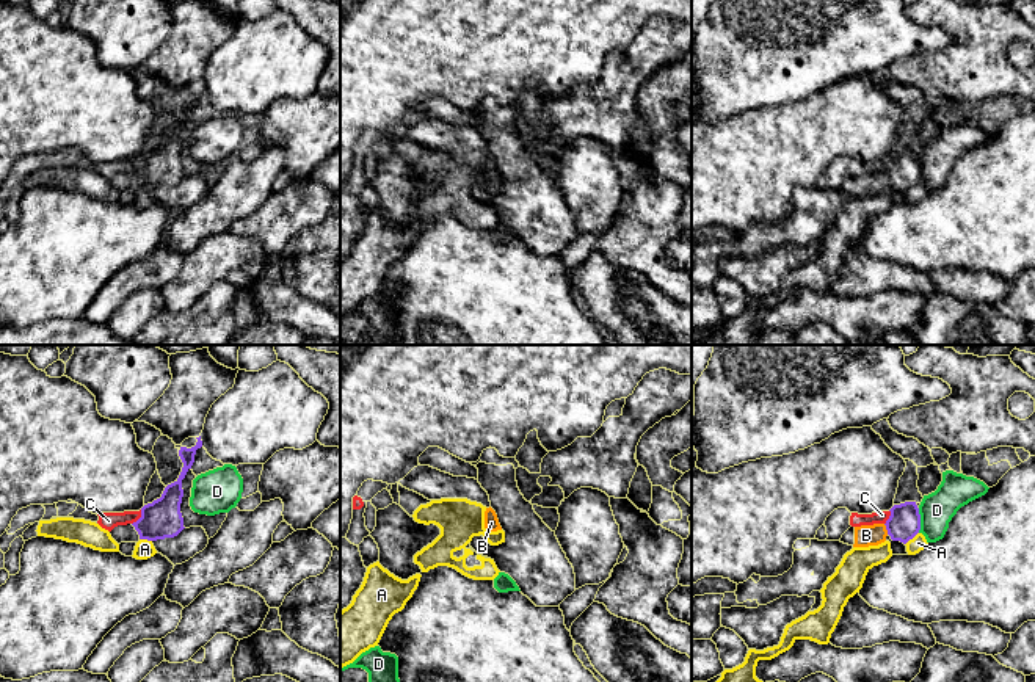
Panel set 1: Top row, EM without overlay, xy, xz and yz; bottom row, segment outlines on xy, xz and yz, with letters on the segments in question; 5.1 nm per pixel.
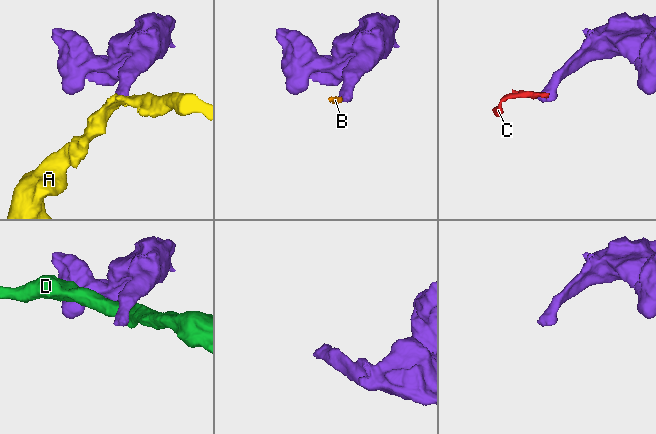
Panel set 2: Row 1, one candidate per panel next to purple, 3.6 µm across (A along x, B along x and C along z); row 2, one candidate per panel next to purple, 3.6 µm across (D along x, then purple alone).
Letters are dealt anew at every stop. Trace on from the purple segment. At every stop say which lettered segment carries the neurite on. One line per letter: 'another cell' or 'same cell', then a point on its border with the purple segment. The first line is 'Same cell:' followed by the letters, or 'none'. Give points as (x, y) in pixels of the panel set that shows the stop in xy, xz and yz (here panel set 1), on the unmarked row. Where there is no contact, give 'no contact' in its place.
Same cell: B
A: another cell | yz (911, 187)
B: same cell | yz (886, 177)
C: another cell | xy (140, 166)
D: another cell | yz (919, 170)

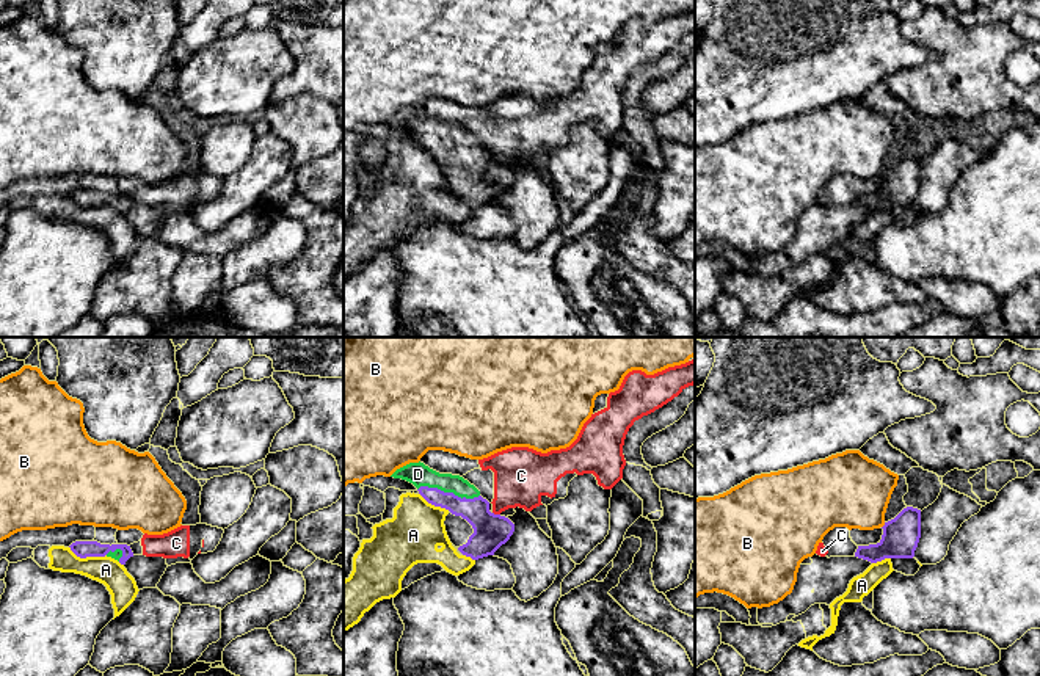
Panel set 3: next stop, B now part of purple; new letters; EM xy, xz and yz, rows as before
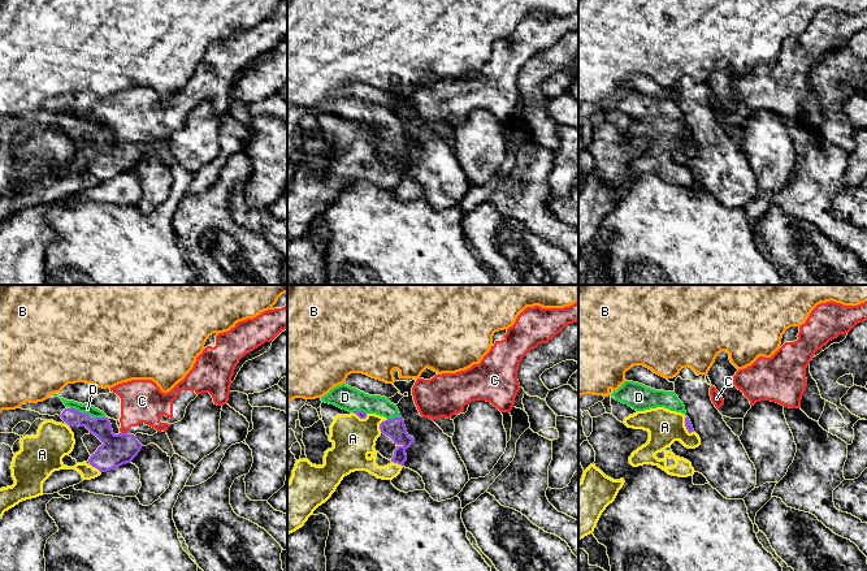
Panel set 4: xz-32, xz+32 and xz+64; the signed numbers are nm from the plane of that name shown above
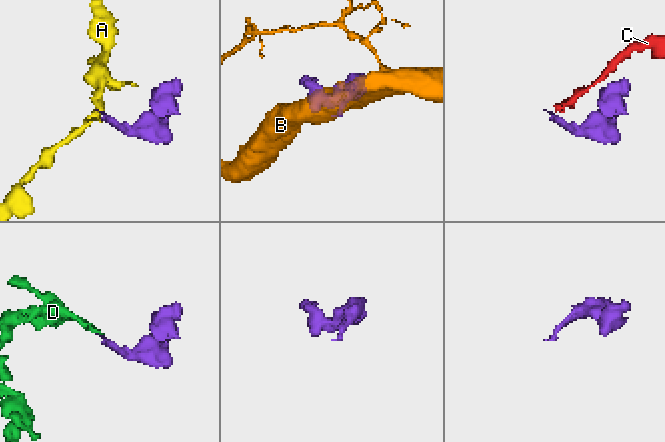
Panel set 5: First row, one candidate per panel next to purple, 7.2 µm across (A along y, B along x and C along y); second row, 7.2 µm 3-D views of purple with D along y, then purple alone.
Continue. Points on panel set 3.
Same cell: D
A: another cell | xy (87, 204)
B: another cell | yz (883, 174)
C: another cell | xz (496, 163)
D: same cell | xz (449, 141)

